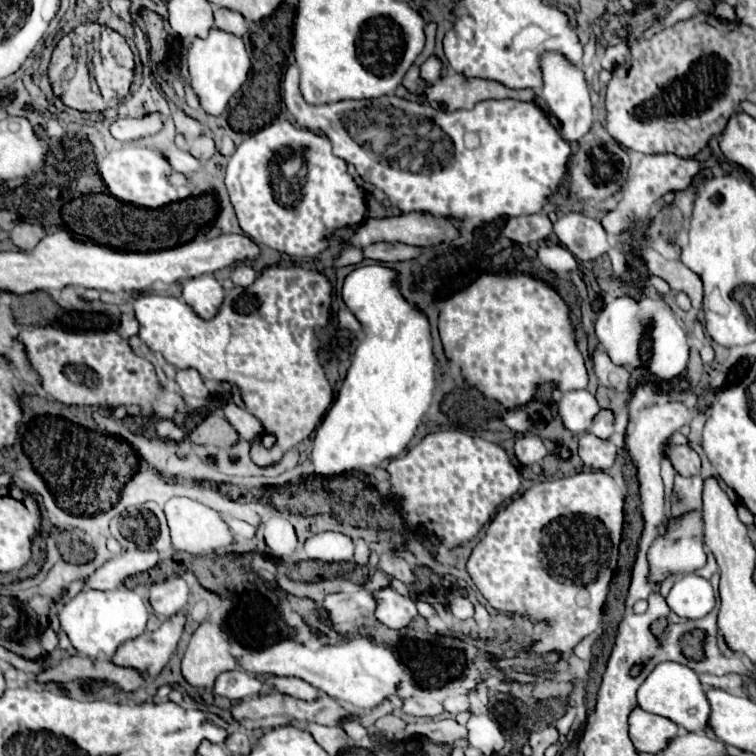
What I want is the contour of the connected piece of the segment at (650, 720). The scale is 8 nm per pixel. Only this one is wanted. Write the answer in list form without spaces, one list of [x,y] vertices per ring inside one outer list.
[[[640,707],[630,715],[630,739],[634,747],[642,753],[660,755],[672,737],[678,735],[678,725],[666,717],[652,715]]]

